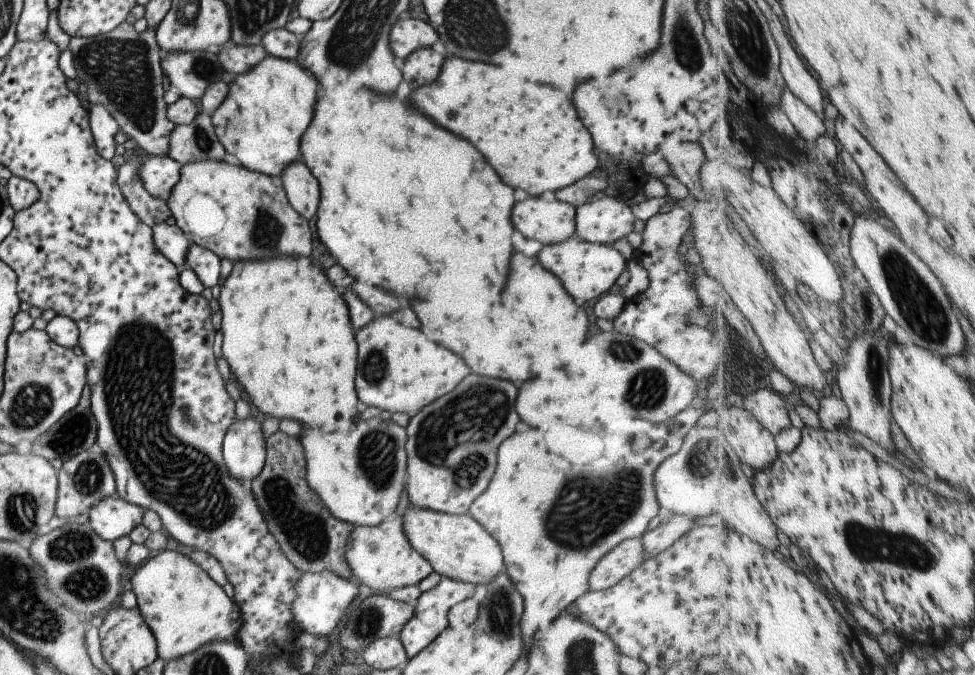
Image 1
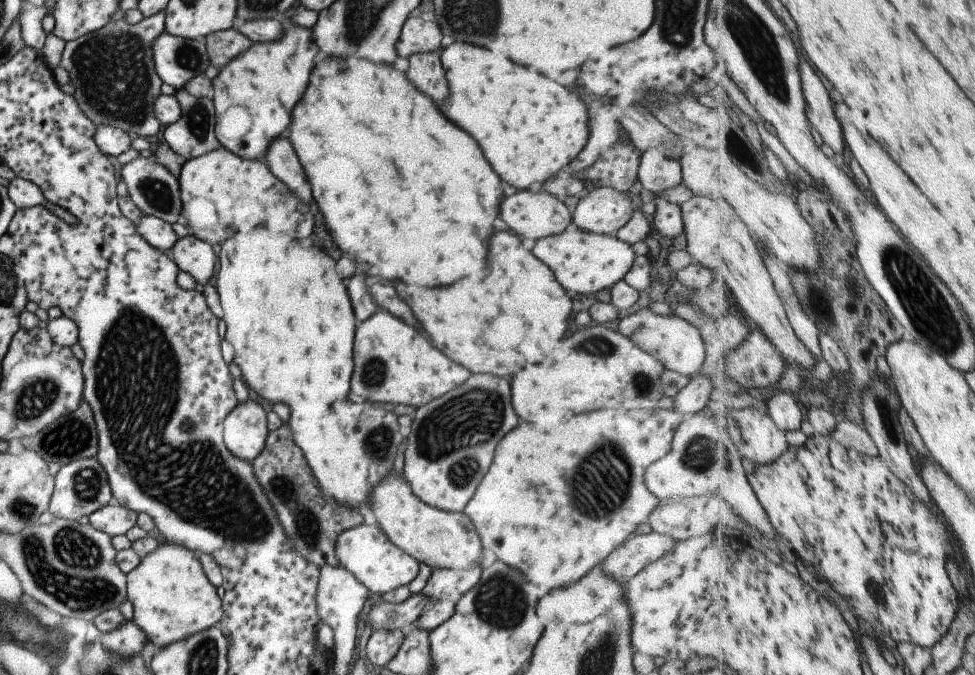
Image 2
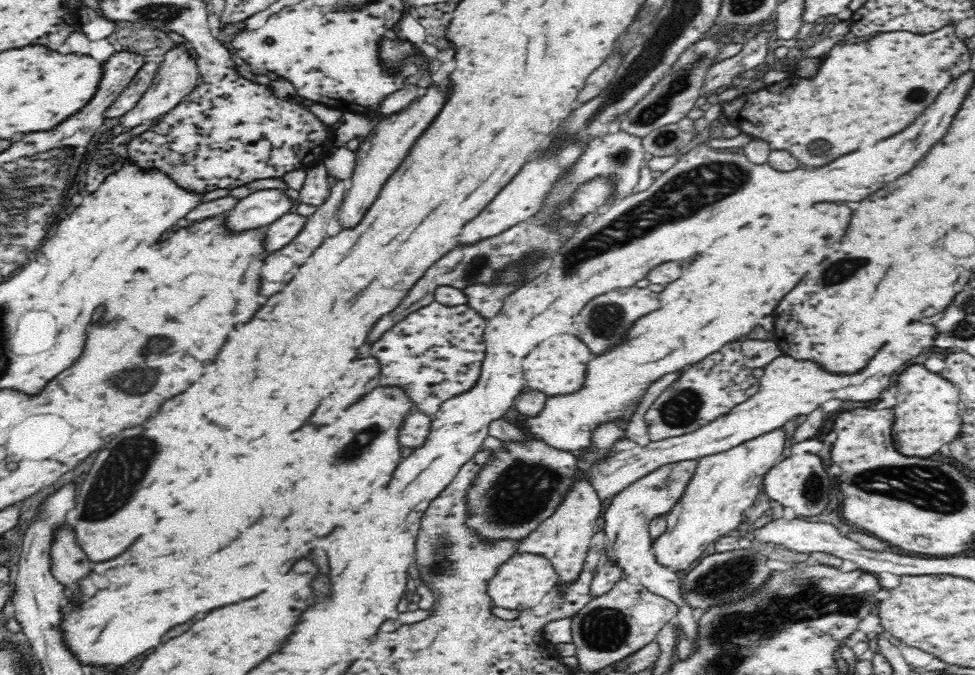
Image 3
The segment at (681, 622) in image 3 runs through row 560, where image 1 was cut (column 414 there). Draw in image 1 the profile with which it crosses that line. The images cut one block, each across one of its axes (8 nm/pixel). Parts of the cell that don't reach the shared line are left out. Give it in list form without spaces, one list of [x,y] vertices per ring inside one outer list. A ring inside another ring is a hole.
[[[445,577],[440,578],[440,582],[435,588],[421,593],[416,601],[412,603],[413,614],[411,614],[411,618],[403,624],[403,628],[401,628],[397,637],[399,643],[403,646],[403,651],[407,659],[413,658],[415,654],[418,654],[423,648],[431,644],[431,642],[435,640],[435,636],[441,634],[441,632],[448,627],[447,612],[449,612],[455,604],[459,604],[459,602],[473,597],[473,594],[473,584],[465,584],[465,582],[451,580],[451,578]]]

